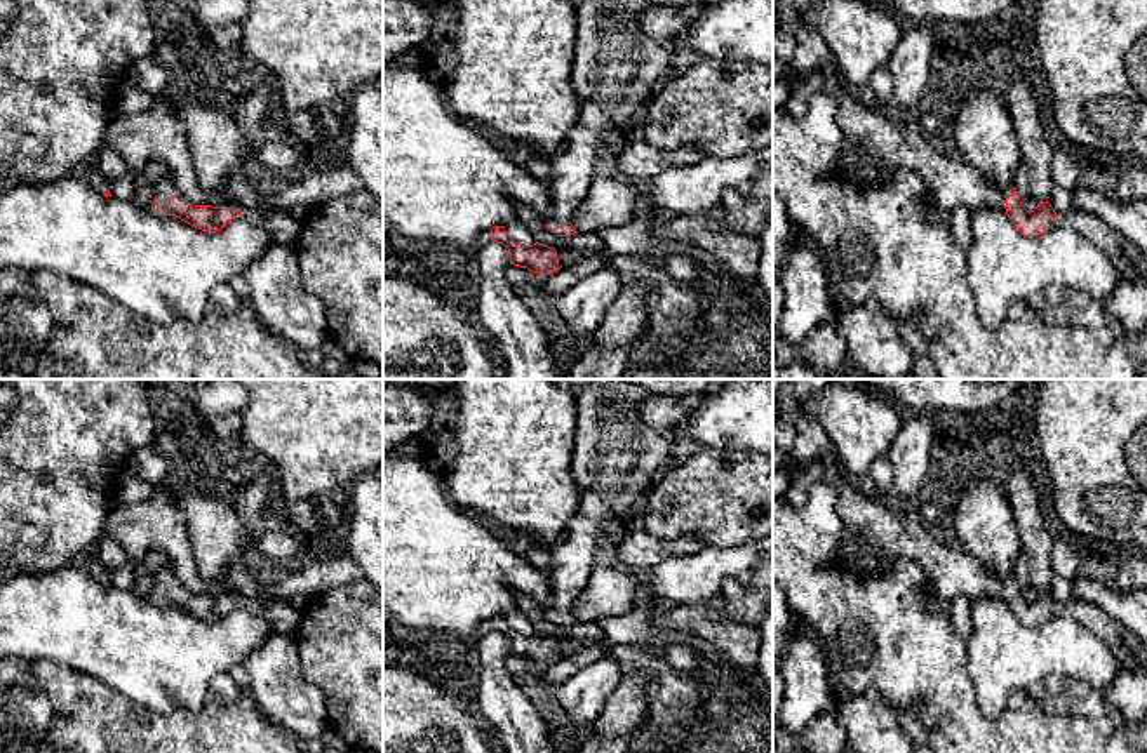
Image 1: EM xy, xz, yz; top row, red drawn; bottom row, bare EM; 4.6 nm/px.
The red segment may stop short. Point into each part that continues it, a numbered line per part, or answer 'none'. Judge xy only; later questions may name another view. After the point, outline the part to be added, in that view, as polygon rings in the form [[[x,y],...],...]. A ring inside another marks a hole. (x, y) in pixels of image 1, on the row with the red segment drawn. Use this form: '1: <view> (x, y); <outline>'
1: xy (86, 171); [[[78,162],[71,176],[82,179],[85,184],[92,186],[96,191],[103,193],[110,190],[110,184],[96,167],[96,162]]]
2: xy (164, 188); [[[164,177],[158,181],[158,184],[157,184],[157,198],[158,200],[169,200],[176,193],[178,191],[176,191],[176,186],[172,184],[171,177]]]

